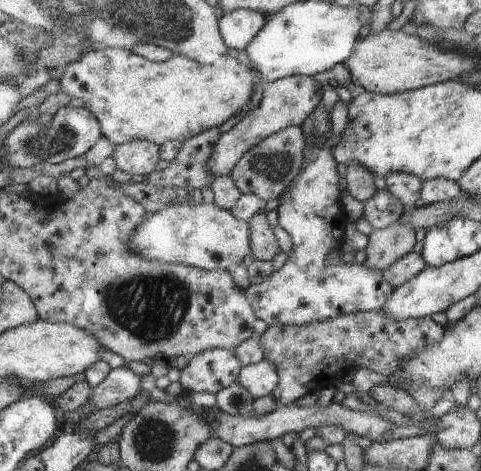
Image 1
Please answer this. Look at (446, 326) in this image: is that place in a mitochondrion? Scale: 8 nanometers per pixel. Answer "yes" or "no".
no

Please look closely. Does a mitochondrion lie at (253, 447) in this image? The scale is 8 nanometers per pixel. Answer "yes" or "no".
no

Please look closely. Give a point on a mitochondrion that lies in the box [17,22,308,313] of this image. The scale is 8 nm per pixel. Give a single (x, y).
(39, 142)

